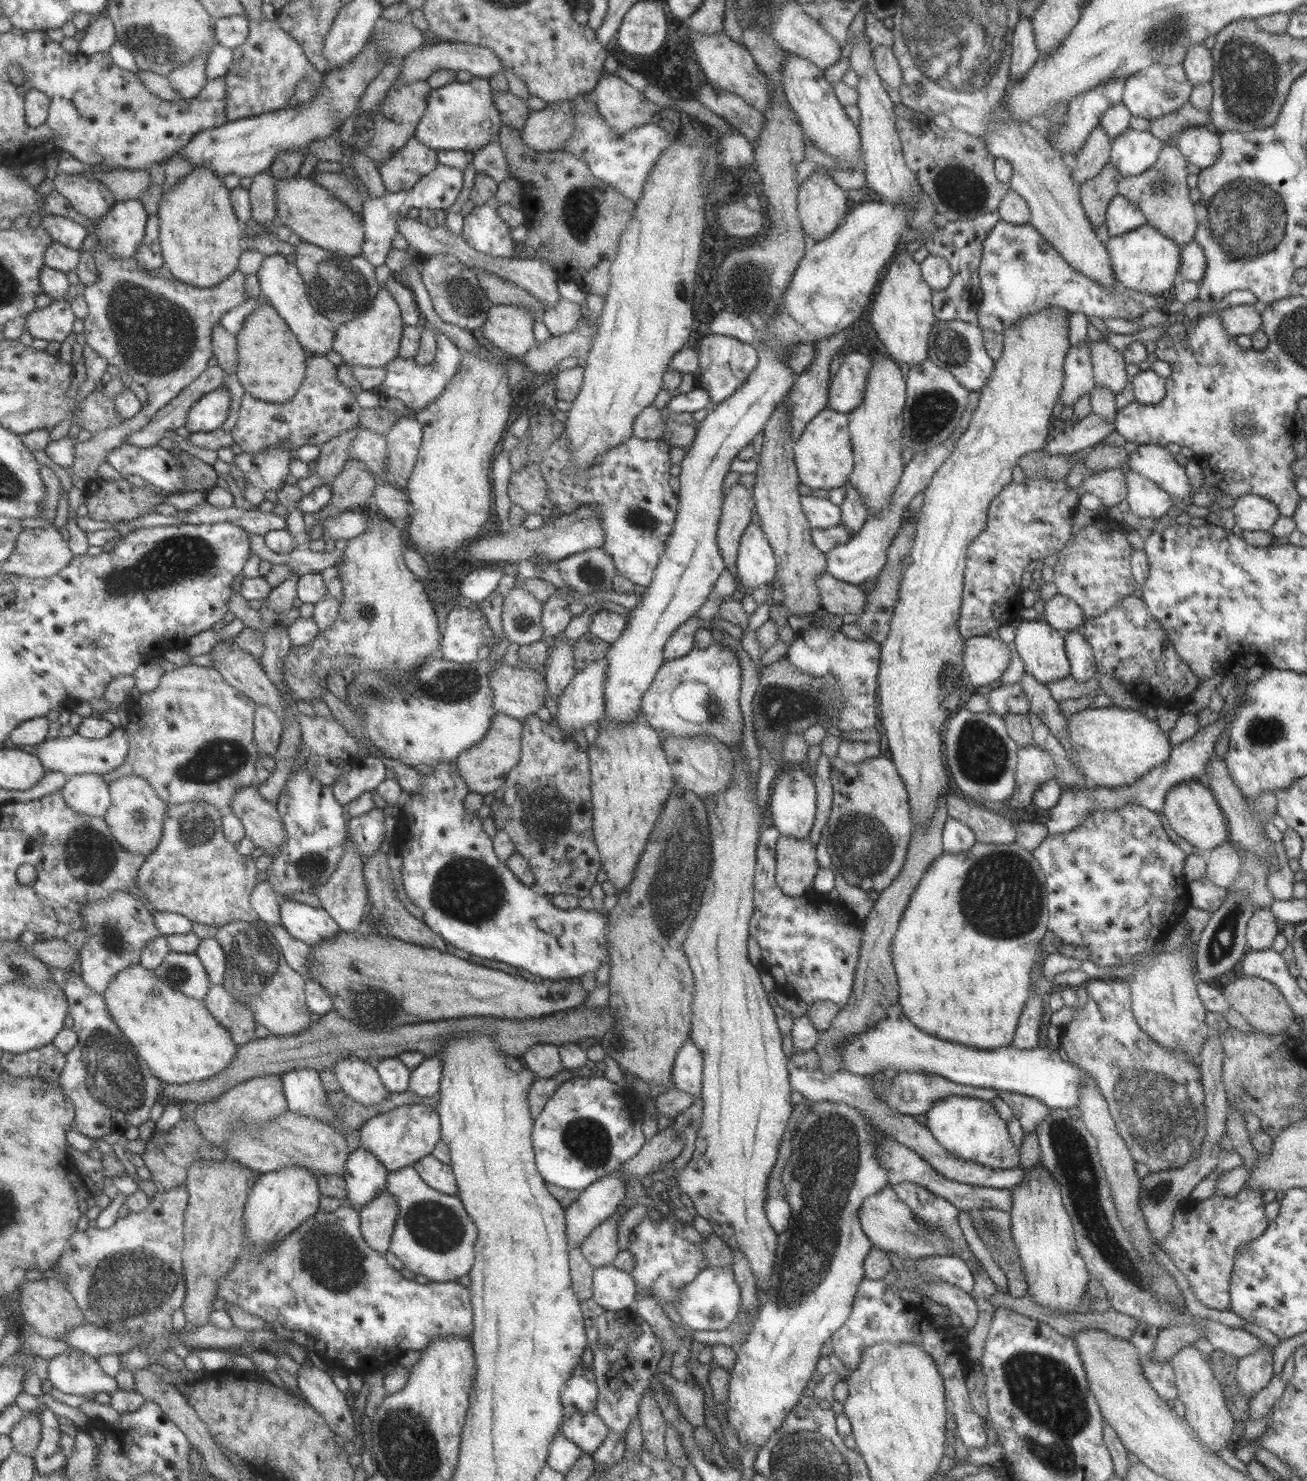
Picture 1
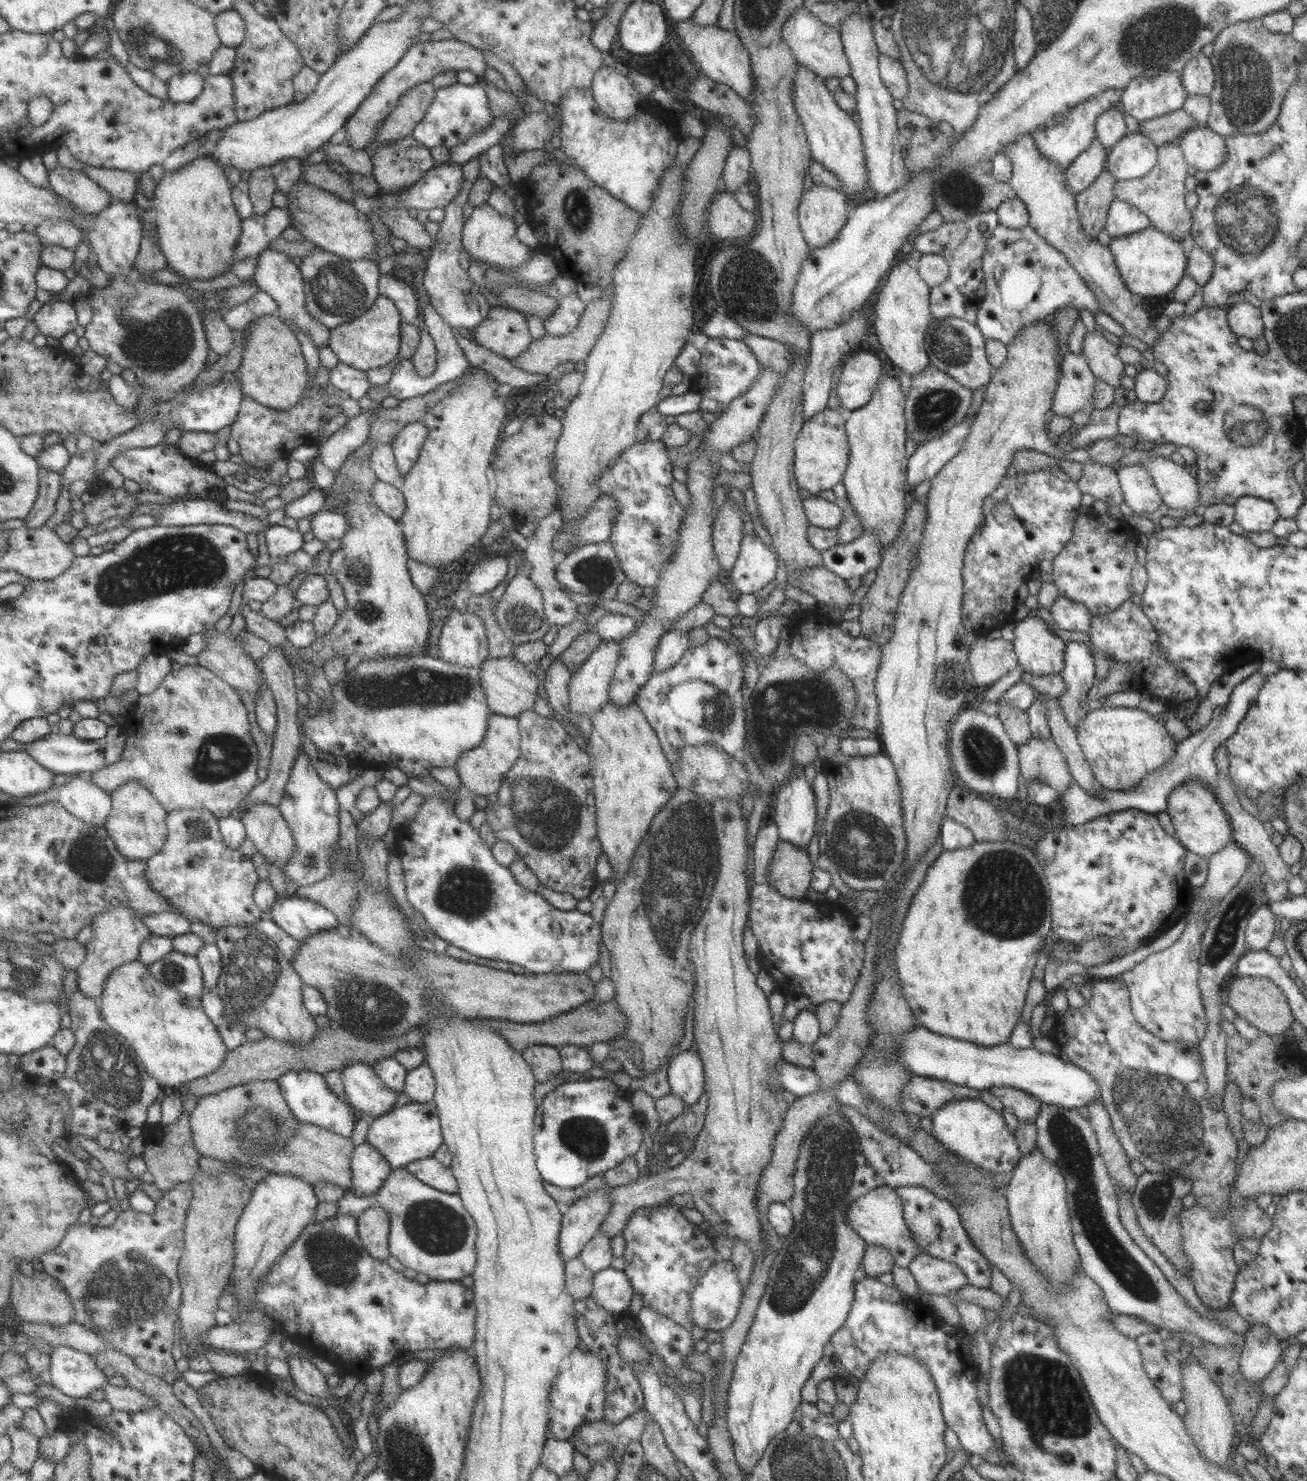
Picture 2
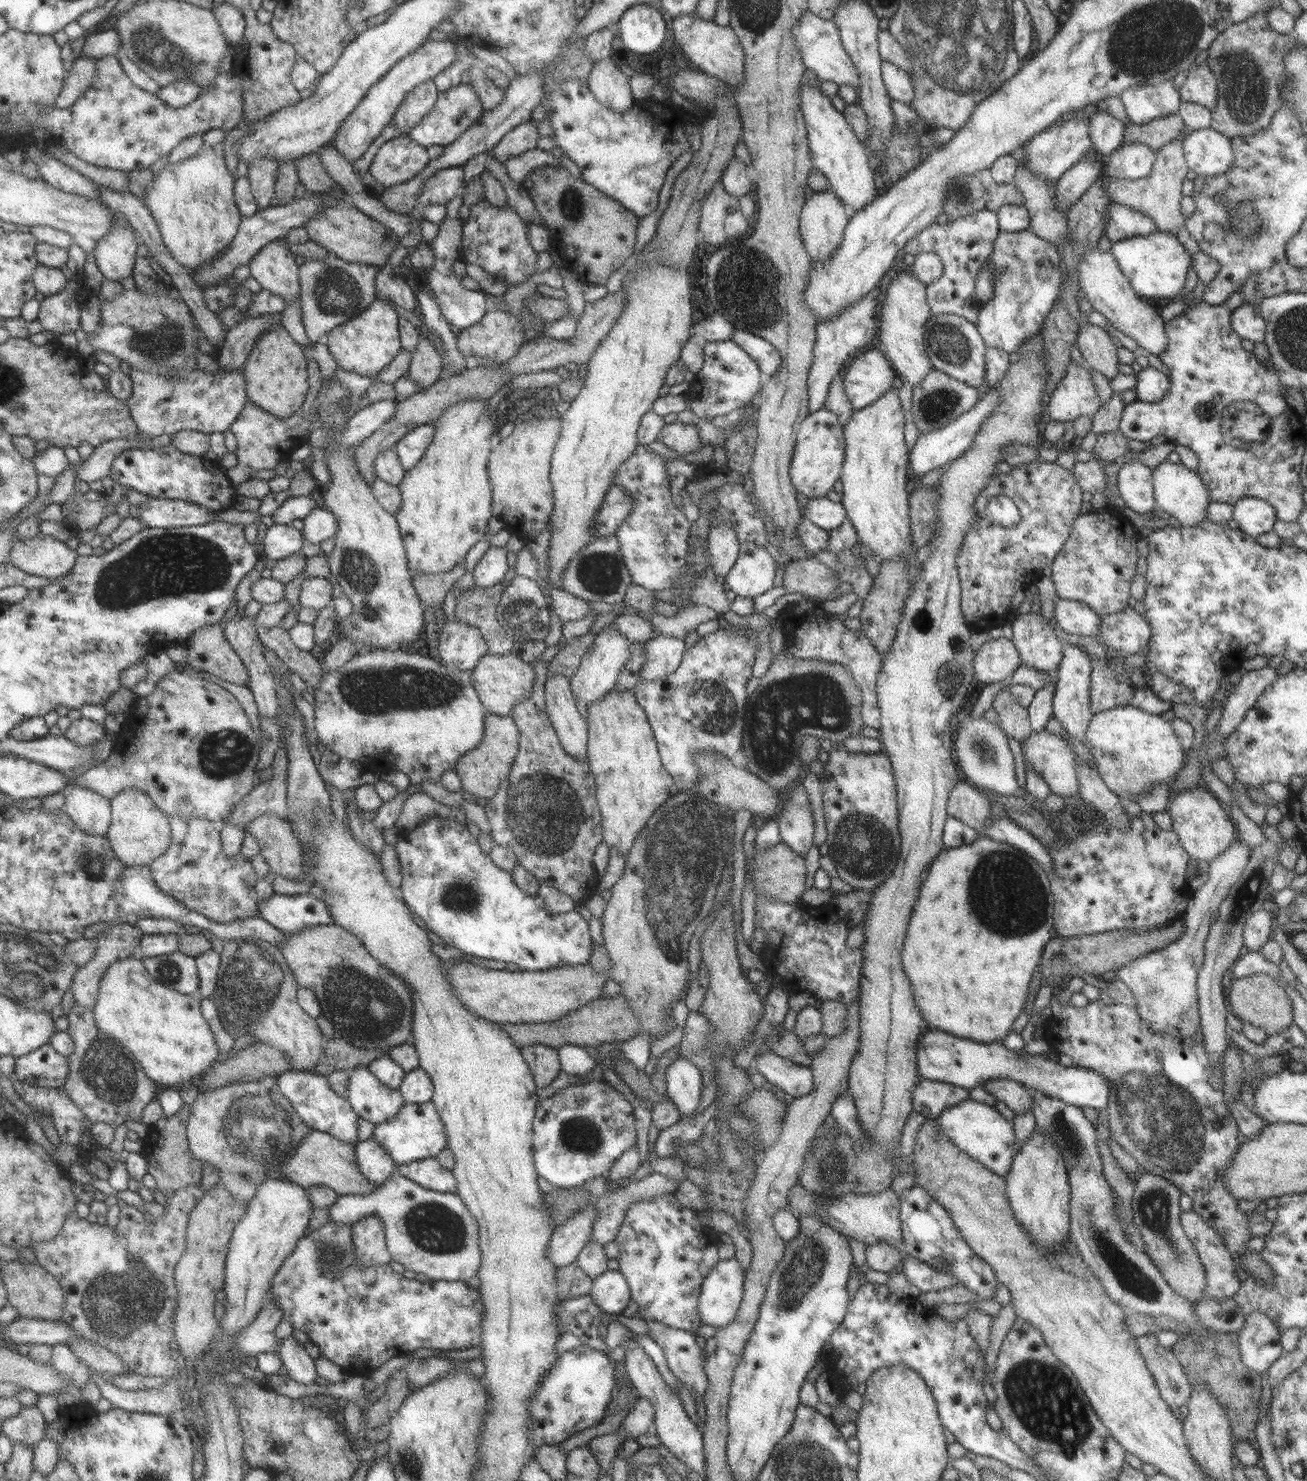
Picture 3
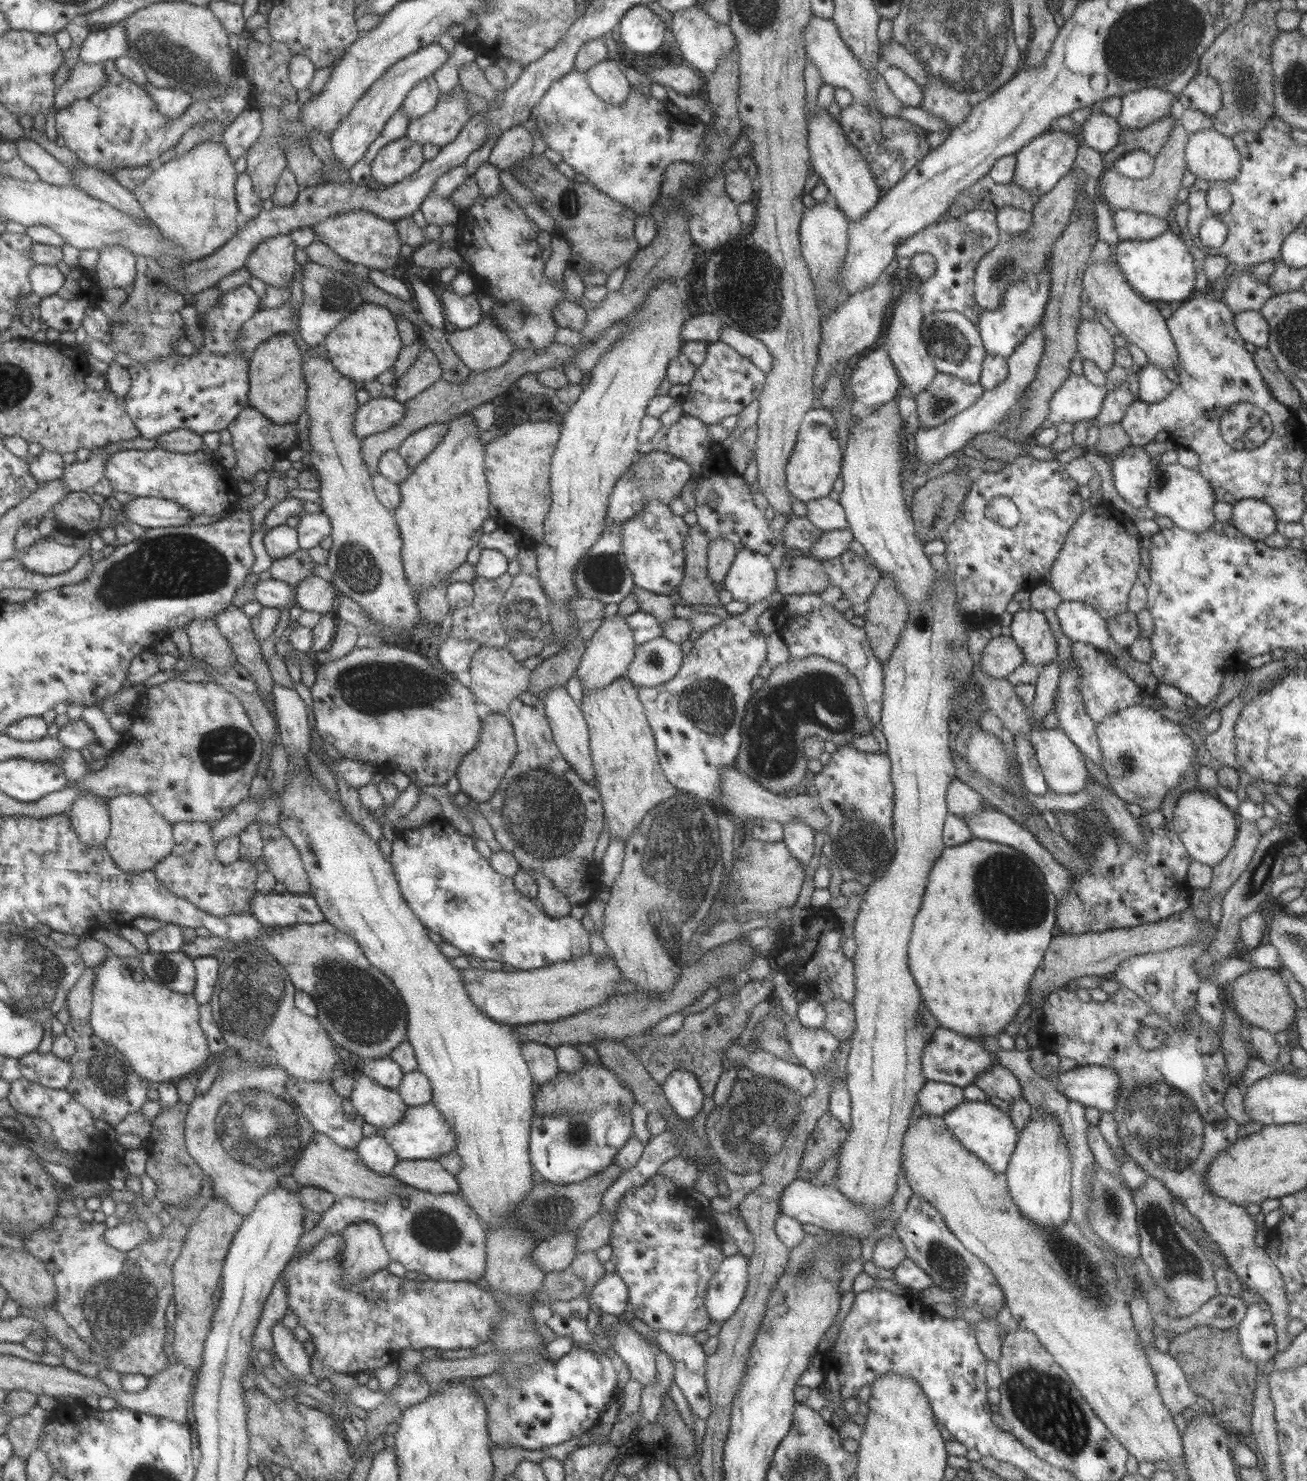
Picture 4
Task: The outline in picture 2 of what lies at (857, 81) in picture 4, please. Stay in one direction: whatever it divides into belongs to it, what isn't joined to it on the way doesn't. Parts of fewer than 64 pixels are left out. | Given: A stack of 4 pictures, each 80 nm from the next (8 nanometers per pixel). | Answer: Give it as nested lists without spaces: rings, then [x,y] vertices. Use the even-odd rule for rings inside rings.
[[[797,8],[790,13],[789,18],[782,26],[782,39],[790,48],[798,64],[808,68],[810,72],[814,72],[823,80],[830,76],[837,76],[841,79],[850,75],[850,66],[838,30],[822,23],[805,8]]]

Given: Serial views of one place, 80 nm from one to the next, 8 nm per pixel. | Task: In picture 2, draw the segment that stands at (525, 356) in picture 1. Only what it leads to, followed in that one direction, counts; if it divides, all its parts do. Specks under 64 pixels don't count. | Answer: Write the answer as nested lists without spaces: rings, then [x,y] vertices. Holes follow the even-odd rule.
[[[611,296],[592,300],[584,306],[583,314],[579,317],[577,326],[572,332],[557,337],[545,334],[537,340],[533,339],[520,356],[510,359],[510,363],[528,373],[548,375],[554,373],[555,368],[562,362],[584,361],[605,328],[606,320],[609,318],[610,304],[612,304]]]

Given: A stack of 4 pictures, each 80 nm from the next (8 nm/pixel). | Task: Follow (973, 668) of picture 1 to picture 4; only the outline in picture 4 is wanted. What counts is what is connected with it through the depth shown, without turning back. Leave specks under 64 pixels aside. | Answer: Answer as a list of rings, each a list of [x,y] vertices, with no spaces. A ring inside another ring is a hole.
[[[1000,635],[991,638],[983,649],[979,668],[989,678],[1006,679],[1023,661],[1021,650],[1010,636]]]

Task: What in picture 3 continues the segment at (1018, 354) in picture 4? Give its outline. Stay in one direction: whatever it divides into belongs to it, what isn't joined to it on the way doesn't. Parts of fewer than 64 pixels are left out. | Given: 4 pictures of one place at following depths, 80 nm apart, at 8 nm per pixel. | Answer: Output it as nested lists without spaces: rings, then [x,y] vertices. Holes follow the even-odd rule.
[[[990,387],[989,391],[985,392],[982,397],[979,397],[967,412],[963,412],[961,416],[957,416],[957,418],[951,420],[949,424],[941,428],[935,428],[935,430],[925,434],[919,433],[908,454],[910,477],[918,479],[933,468],[949,464],[951,460],[957,458],[961,453],[967,450],[975,438],[979,427],[984,424],[985,419],[995,411],[998,400],[1000,400],[998,392],[993,387]]]

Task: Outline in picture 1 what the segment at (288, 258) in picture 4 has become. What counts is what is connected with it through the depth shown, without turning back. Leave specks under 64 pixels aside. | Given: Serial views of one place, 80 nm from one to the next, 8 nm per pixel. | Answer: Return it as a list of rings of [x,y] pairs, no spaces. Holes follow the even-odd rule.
[[[264,255],[256,276],[263,296],[285,321],[305,352],[325,355],[329,350],[332,350],[335,324],[319,314],[309,304],[303,280],[297,268],[285,260],[285,255]]]

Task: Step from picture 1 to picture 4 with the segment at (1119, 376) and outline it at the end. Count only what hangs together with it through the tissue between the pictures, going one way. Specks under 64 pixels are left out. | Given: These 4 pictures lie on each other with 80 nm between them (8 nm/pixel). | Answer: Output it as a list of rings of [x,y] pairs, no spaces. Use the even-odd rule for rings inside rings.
[[[1081,319],[1076,332],[1076,352],[1106,373],[1113,364],[1116,346],[1097,319]]]

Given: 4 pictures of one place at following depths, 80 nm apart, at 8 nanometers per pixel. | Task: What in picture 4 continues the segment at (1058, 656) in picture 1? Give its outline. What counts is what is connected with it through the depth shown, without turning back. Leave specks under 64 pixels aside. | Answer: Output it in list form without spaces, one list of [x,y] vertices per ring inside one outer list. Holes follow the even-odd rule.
[[[1021,609],[1011,616],[1010,638],[1027,663],[1038,668],[1057,658],[1057,641],[1043,612]]]

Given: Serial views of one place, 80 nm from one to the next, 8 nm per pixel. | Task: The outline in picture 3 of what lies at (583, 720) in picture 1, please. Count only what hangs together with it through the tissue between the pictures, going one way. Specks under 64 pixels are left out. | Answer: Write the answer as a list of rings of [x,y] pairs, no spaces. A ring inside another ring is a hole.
[[[605,626],[597,633],[591,648],[581,658],[579,667],[569,679],[570,690],[586,706],[594,700],[599,700],[605,693],[610,692],[615,685],[617,675],[629,660],[629,646],[631,644],[615,630],[615,627]]]

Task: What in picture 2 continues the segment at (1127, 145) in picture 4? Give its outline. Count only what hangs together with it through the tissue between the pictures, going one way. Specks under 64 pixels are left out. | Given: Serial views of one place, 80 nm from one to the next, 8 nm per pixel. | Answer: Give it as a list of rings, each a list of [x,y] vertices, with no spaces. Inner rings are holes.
[[[1181,108],[1172,113],[1165,113],[1161,116],[1139,123],[1137,133],[1147,137],[1155,147],[1170,143],[1172,139],[1181,137],[1188,129],[1195,128],[1194,118]]]

